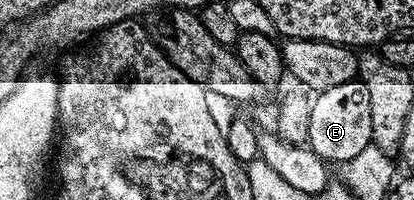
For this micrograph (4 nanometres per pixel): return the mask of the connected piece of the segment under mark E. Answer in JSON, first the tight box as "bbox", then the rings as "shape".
{"bbox":[306,80,373,164],"shape":[[[358,80],[337,84],[337,88],[318,91],[309,112],[306,145],[328,164],[342,164],[372,145],[373,116],[369,116],[369,88]]]}

